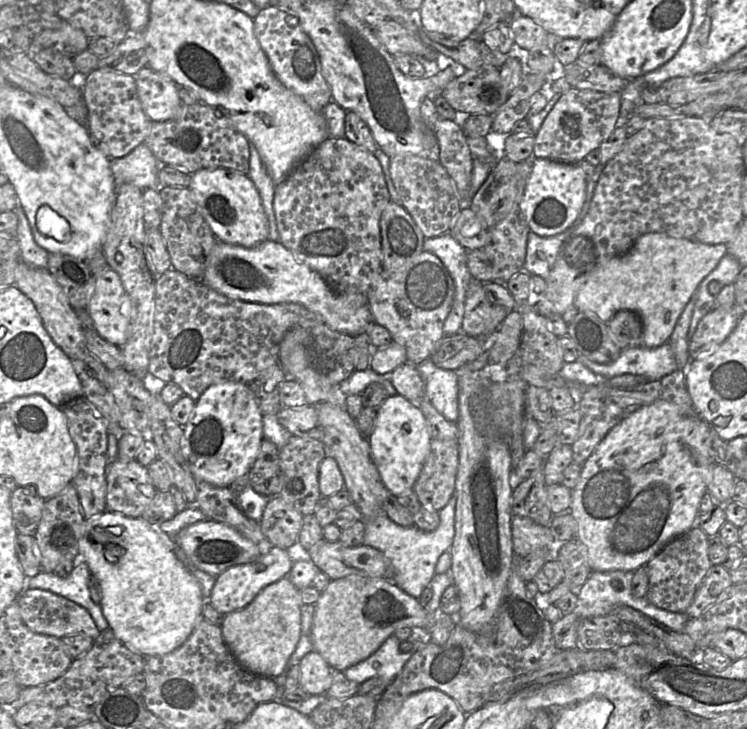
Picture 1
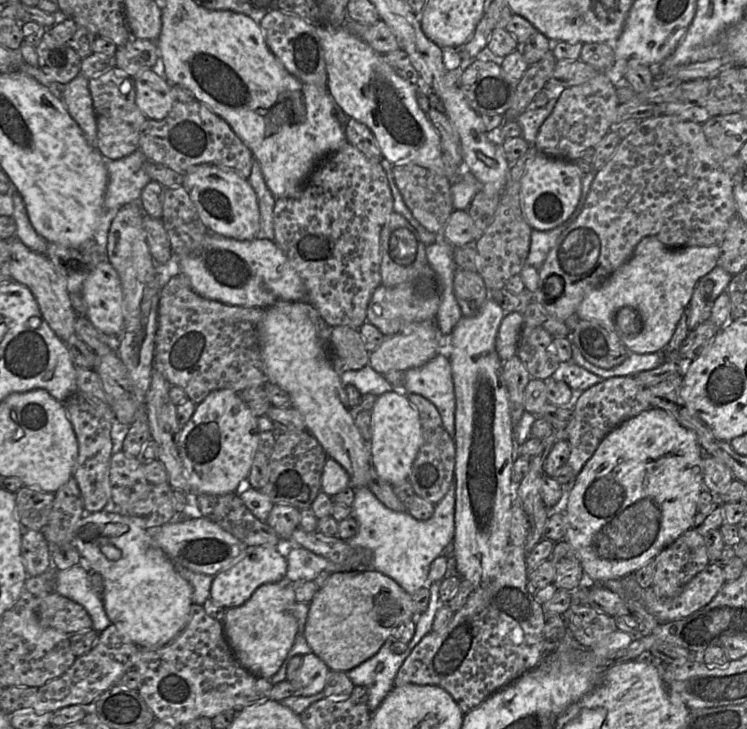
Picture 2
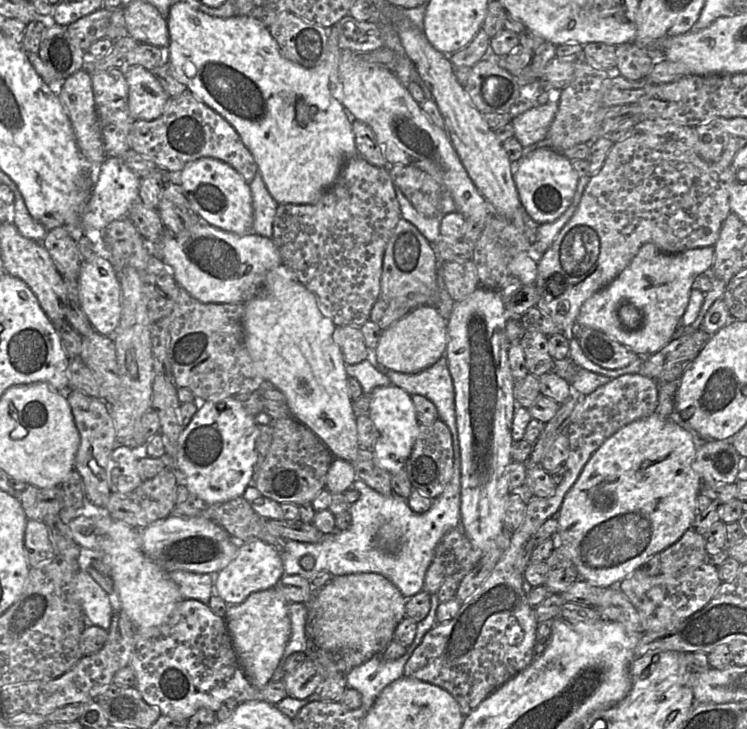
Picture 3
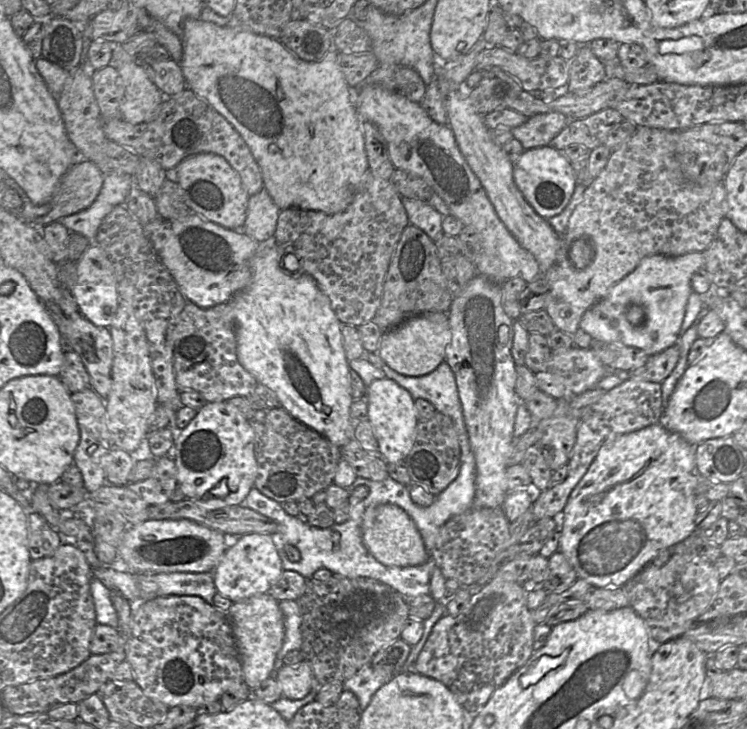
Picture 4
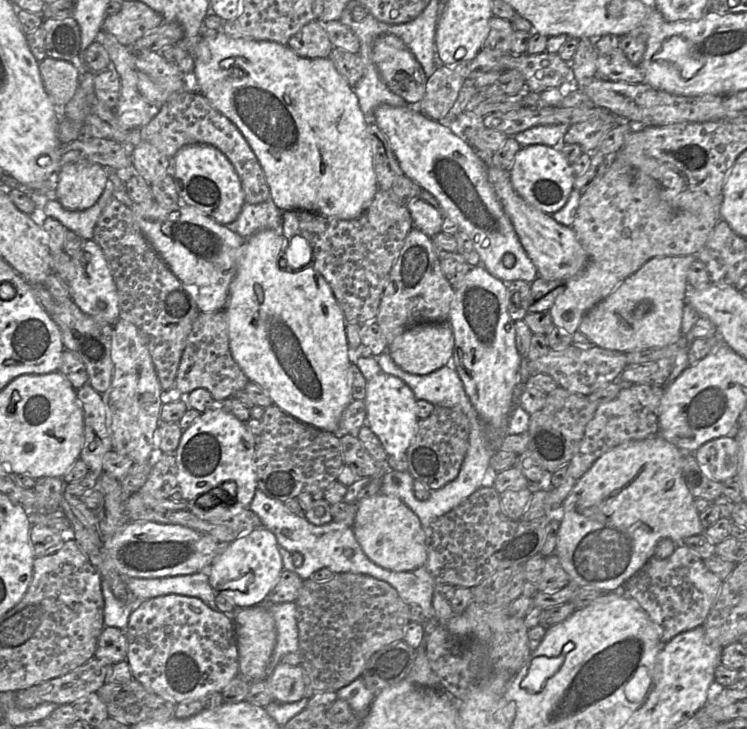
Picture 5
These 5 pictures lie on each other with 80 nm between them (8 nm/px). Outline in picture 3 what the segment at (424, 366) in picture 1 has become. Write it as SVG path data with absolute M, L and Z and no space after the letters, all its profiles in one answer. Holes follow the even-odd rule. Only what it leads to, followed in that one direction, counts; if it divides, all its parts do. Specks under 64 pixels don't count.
M374 354L367 360L379 371L387 372L391 384L405 390L410 395L422 395L435 405L439 419L450 429L452 441L458 437L455 414L455 391L453 380L445 356L432 366L418 373L400 373L377 365Z

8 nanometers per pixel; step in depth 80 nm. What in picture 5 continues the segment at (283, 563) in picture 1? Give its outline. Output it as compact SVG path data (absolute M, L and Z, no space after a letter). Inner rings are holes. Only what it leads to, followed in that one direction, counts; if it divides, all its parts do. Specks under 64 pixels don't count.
M261 526L224 546L214 561L208 577L216 594L229 599L235 608L247 608L266 603L268 594L283 570L275 535Z

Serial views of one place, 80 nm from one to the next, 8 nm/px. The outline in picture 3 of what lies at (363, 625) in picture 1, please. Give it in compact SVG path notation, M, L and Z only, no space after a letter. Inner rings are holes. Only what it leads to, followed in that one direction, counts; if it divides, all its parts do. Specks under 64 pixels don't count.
M356 573L332 577L322 588L315 590L307 604L305 632L307 639L318 648L338 654L347 665L348 672L367 662L373 656L382 654L398 624L406 616L407 599L387 578L377 573Z

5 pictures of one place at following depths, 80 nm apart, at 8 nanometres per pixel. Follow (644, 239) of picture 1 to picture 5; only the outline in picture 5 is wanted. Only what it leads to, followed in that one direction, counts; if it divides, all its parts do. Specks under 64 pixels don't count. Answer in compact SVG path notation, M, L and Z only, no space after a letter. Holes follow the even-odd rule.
M697 255L653 257L621 282L614 291L583 316L578 331L587 336L594 346L624 353L648 348L659 348L679 342L682 337L683 309L689 289L687 273Z

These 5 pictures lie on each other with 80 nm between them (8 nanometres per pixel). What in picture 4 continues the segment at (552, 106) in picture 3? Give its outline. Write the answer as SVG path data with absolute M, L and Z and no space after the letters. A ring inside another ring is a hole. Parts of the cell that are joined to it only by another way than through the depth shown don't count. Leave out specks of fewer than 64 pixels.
M549 112L536 114L528 118L522 125L511 129L513 138L518 140L524 150L529 150L537 147L547 146L567 125L569 119L558 112Z

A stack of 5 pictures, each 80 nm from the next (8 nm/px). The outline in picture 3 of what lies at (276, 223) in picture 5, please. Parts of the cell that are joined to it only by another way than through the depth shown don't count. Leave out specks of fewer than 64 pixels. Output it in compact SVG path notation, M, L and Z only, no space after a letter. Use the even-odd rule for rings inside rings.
M259 170L249 185L252 193L253 233L272 239L273 222L279 204L270 195Z

